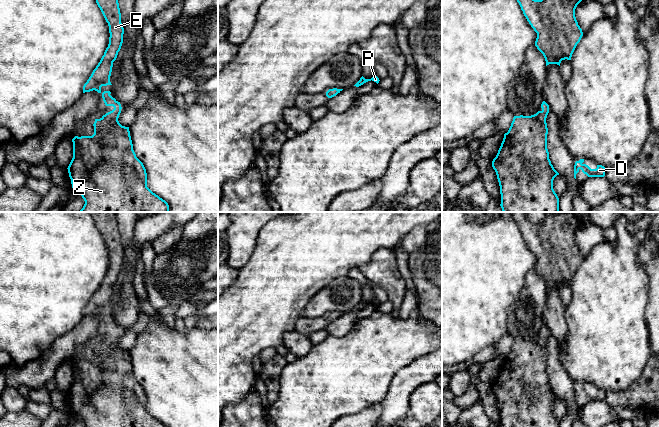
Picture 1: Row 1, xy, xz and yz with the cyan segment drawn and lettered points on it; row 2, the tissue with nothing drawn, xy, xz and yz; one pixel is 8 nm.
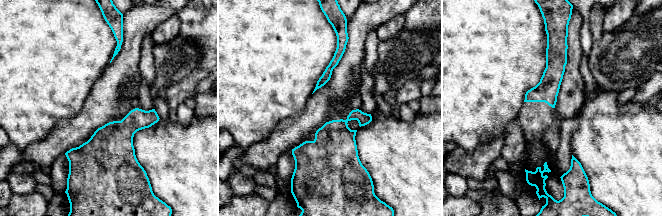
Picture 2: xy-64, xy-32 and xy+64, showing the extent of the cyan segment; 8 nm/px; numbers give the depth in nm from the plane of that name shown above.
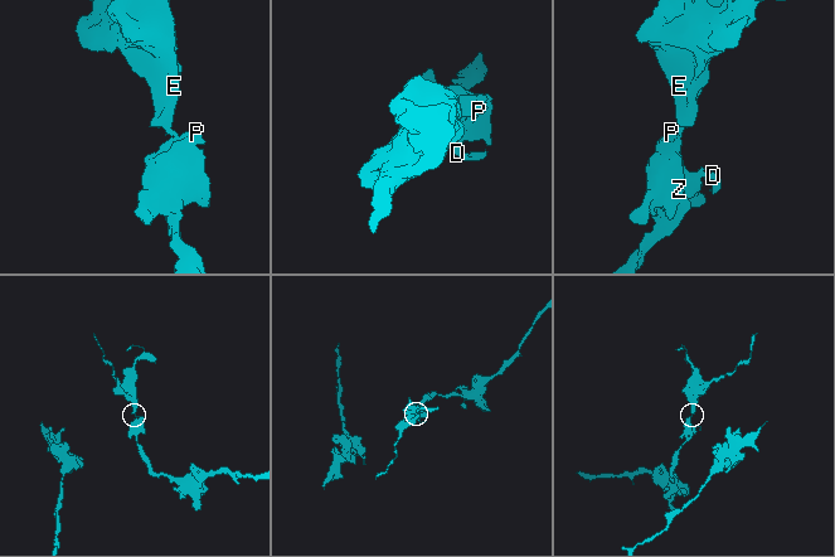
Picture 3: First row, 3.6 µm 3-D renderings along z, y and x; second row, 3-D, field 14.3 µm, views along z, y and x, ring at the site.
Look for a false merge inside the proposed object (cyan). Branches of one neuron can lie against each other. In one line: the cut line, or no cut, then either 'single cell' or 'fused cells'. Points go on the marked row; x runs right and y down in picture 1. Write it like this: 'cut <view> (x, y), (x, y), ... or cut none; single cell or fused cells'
cut none; single cell

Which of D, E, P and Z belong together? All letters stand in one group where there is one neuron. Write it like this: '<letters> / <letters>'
D E P Z

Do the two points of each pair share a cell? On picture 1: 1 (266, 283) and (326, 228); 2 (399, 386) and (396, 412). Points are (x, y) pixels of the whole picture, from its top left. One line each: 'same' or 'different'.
1: same
2: same

